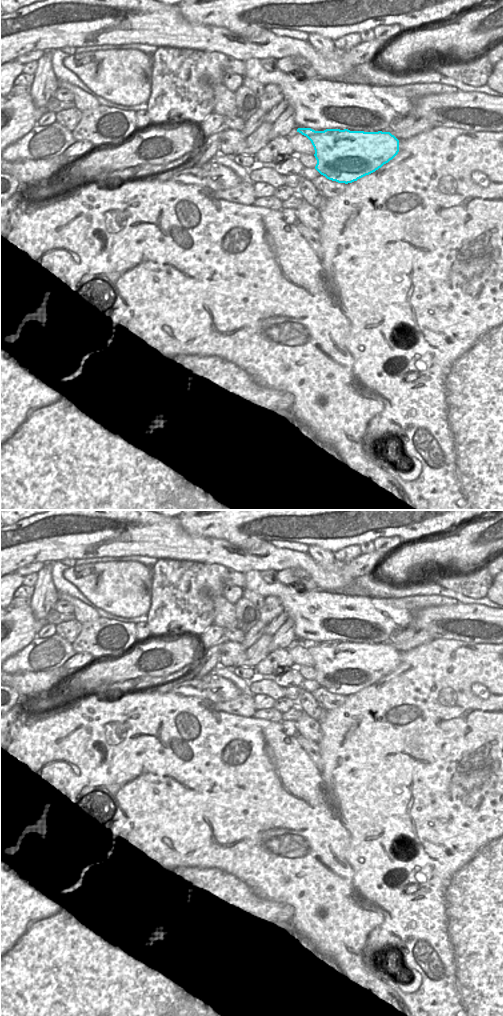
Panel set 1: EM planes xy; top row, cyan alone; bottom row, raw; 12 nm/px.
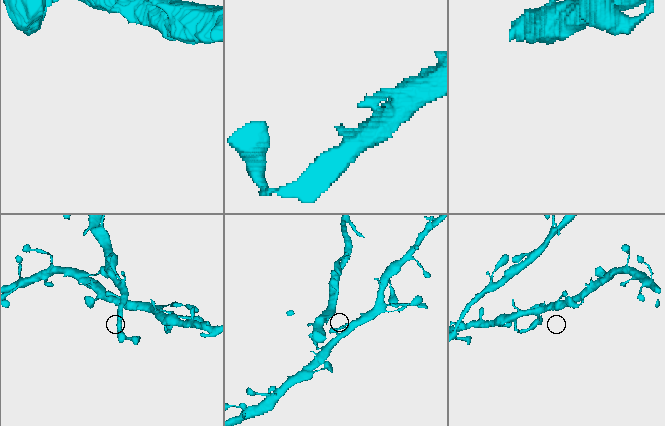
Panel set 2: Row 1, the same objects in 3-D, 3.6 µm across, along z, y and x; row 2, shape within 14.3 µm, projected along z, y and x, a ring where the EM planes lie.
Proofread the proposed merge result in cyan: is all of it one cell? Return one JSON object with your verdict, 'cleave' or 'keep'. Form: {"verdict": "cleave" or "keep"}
{"verdict": "keep"}

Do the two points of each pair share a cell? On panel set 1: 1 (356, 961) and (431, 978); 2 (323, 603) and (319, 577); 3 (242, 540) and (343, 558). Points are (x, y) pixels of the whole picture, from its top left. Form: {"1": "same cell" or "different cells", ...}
{"1": "different cells", "2": "different cells", "3": "different cells"}

